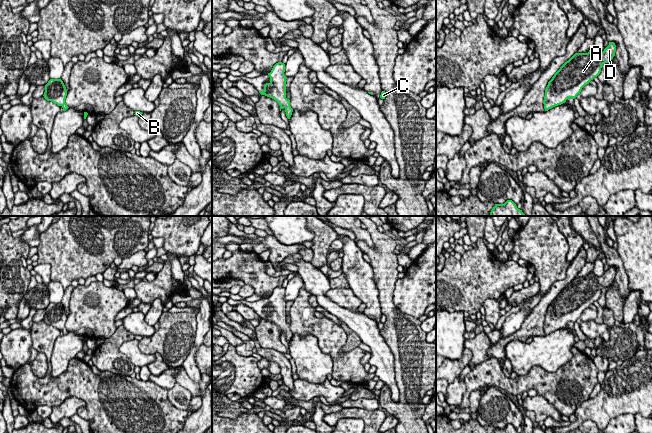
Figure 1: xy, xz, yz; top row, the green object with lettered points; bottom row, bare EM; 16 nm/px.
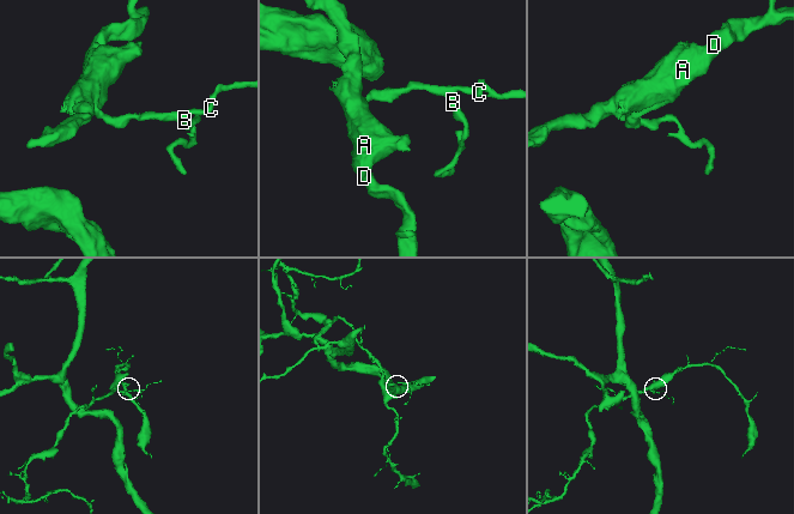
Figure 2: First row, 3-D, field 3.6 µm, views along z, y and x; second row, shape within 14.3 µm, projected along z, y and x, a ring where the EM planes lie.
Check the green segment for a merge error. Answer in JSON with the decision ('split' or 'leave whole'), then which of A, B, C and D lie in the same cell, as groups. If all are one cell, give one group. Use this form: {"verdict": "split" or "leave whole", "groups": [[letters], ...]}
{"verdict": "leave whole", "groups": [["A", "B", "C", "D"]]}

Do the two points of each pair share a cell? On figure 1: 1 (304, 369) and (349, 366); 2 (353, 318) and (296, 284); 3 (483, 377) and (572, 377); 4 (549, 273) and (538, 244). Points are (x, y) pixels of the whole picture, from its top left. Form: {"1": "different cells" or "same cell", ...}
{"1": "different cells", "2": "different cells", "3": "same cell", "4": "same cell"}

